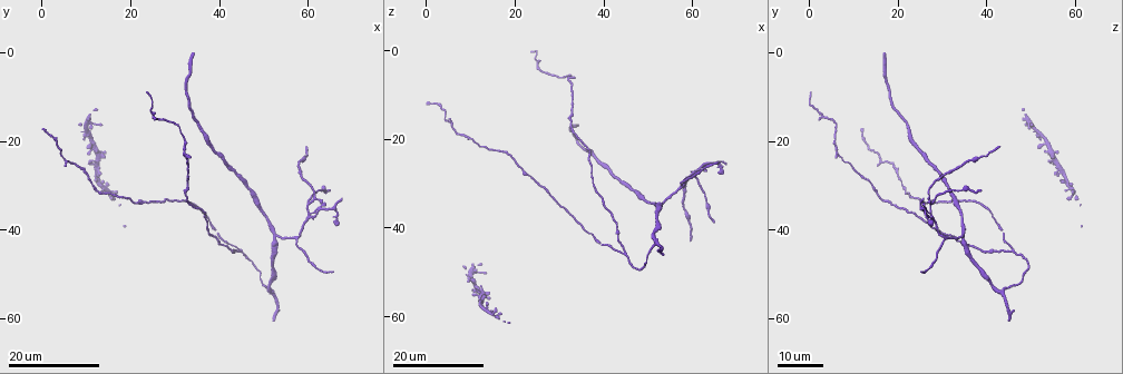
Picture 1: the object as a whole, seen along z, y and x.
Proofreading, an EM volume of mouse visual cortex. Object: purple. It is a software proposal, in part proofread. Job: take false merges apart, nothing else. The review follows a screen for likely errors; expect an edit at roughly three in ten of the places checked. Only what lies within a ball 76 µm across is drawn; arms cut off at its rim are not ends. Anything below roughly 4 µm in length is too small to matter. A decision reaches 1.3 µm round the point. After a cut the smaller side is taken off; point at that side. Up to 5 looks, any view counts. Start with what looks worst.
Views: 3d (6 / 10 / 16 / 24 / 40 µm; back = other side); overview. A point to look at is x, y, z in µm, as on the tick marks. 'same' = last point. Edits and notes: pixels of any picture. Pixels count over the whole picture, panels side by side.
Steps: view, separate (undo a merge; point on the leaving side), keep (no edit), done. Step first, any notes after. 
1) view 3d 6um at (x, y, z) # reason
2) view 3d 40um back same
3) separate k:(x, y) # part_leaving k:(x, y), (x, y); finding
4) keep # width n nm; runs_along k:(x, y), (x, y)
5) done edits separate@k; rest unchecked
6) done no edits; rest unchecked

view 3d 16um at (53.0, 41.0, 34.5) # a fork

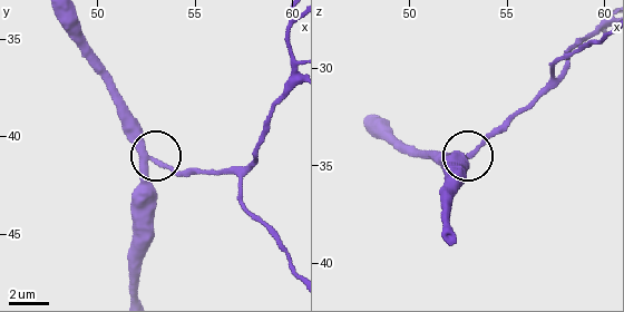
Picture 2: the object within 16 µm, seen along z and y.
view 3d 6um at (53.1, 41.4, 34.5)

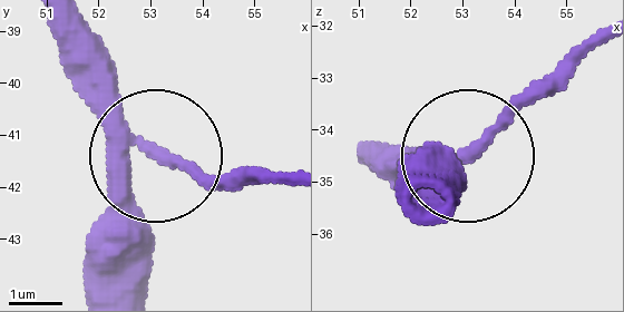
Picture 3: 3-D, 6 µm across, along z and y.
keep # width 270 nm; one neuron here

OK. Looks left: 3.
view 3d 16um at (60.5, 36.0, 27.0) # branch point

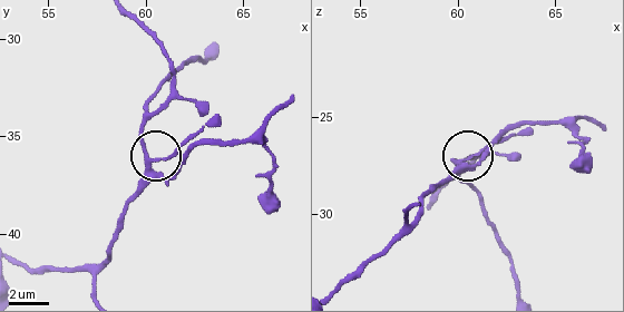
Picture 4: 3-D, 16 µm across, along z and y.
view 3d 10um same

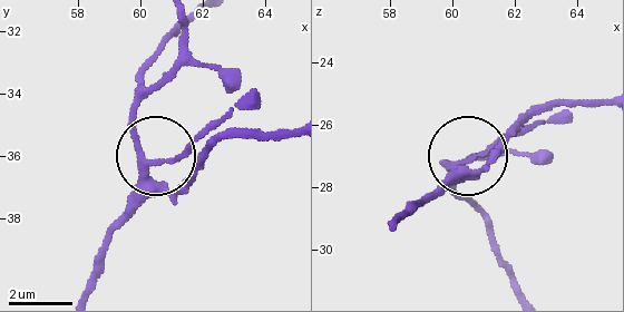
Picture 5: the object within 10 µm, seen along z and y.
keep # side_arm 10 um; runs_along 5:(395, 226), (523, 115); all the same neuron

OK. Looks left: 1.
done no edits; rest unchecked

